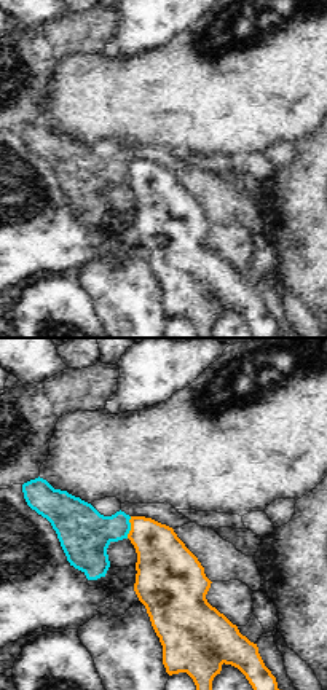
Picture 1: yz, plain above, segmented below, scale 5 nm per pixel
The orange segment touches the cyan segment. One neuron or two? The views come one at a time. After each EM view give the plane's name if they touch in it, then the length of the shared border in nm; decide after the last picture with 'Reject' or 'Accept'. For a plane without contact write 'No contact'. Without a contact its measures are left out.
Touches orange in yz. Shared border 110 nm

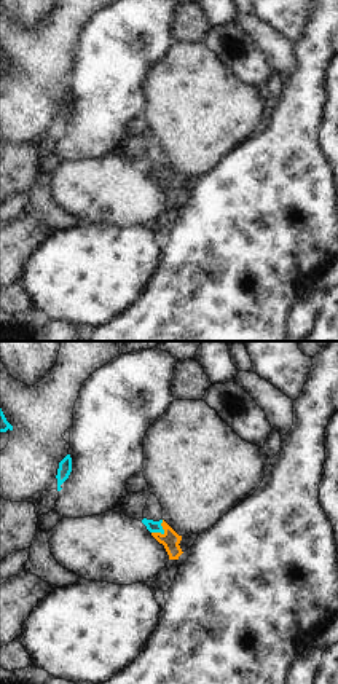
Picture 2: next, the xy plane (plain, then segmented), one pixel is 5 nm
Touches orange in xy. Shared border 90 nm

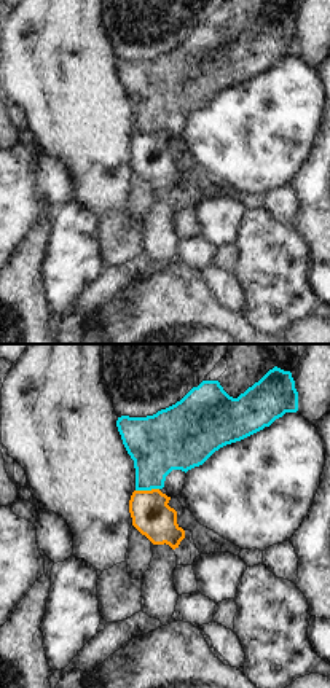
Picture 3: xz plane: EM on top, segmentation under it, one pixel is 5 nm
Touches orange in xz. Shared border 120 nm

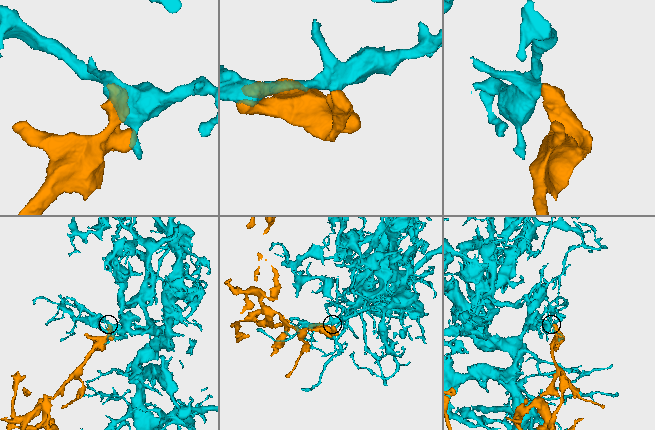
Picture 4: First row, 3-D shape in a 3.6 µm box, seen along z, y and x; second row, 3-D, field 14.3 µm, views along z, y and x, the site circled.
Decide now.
Reject

